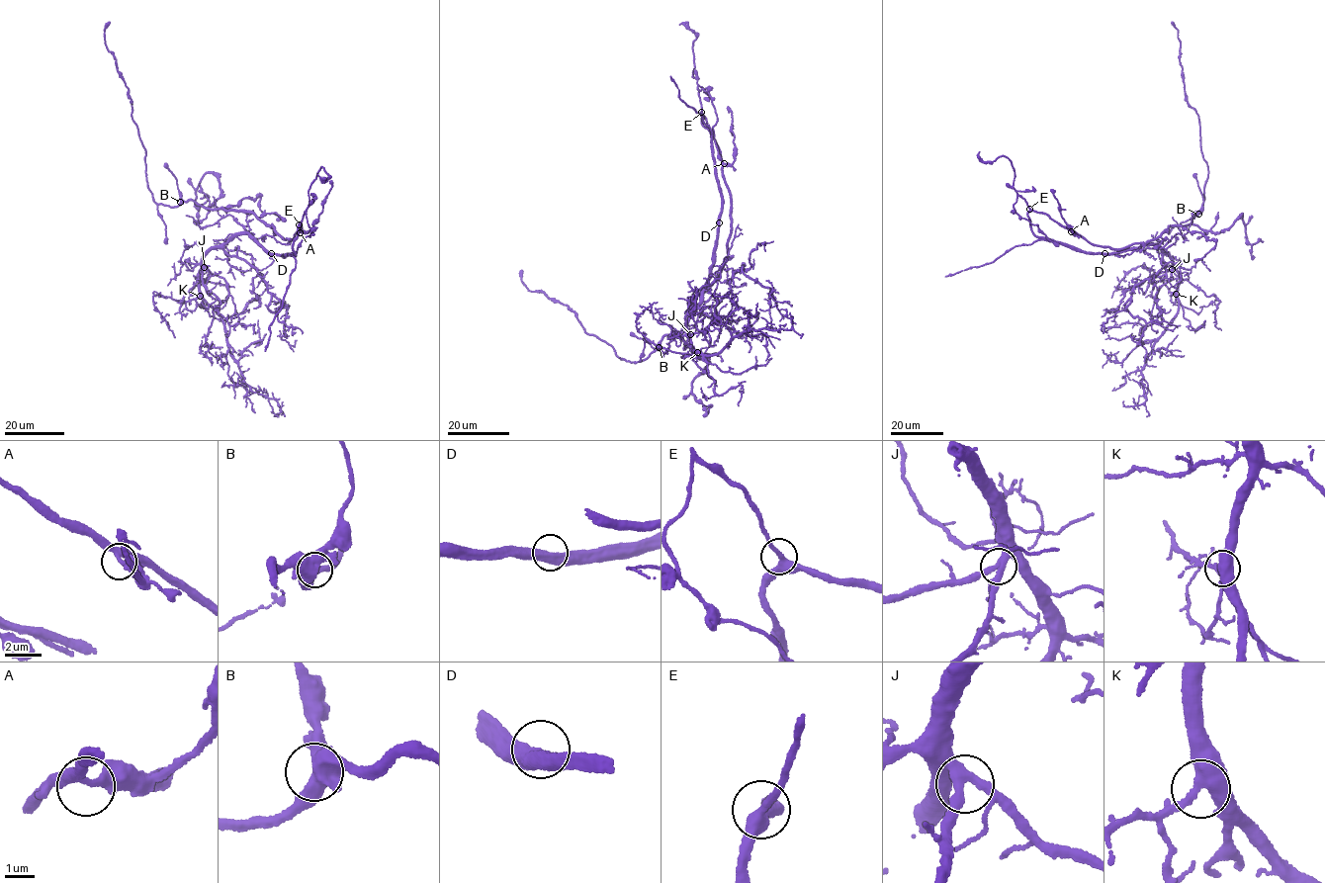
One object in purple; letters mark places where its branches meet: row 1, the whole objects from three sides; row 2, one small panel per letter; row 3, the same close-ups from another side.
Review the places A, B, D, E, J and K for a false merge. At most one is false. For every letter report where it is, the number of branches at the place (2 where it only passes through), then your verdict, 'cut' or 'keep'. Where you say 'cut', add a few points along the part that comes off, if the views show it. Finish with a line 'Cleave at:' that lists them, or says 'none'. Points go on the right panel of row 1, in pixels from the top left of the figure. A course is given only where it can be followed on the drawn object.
A: (1071, 231) | 3 | keep
B: (1198, 214) | 3 | keep
D: (1104, 253) | 2 | keep
E: (1029, 209) | 2 | keep
J: (1172, 269) | 3 | keep
K: (1176, 294) | 3 | keep
Cleave at: none

